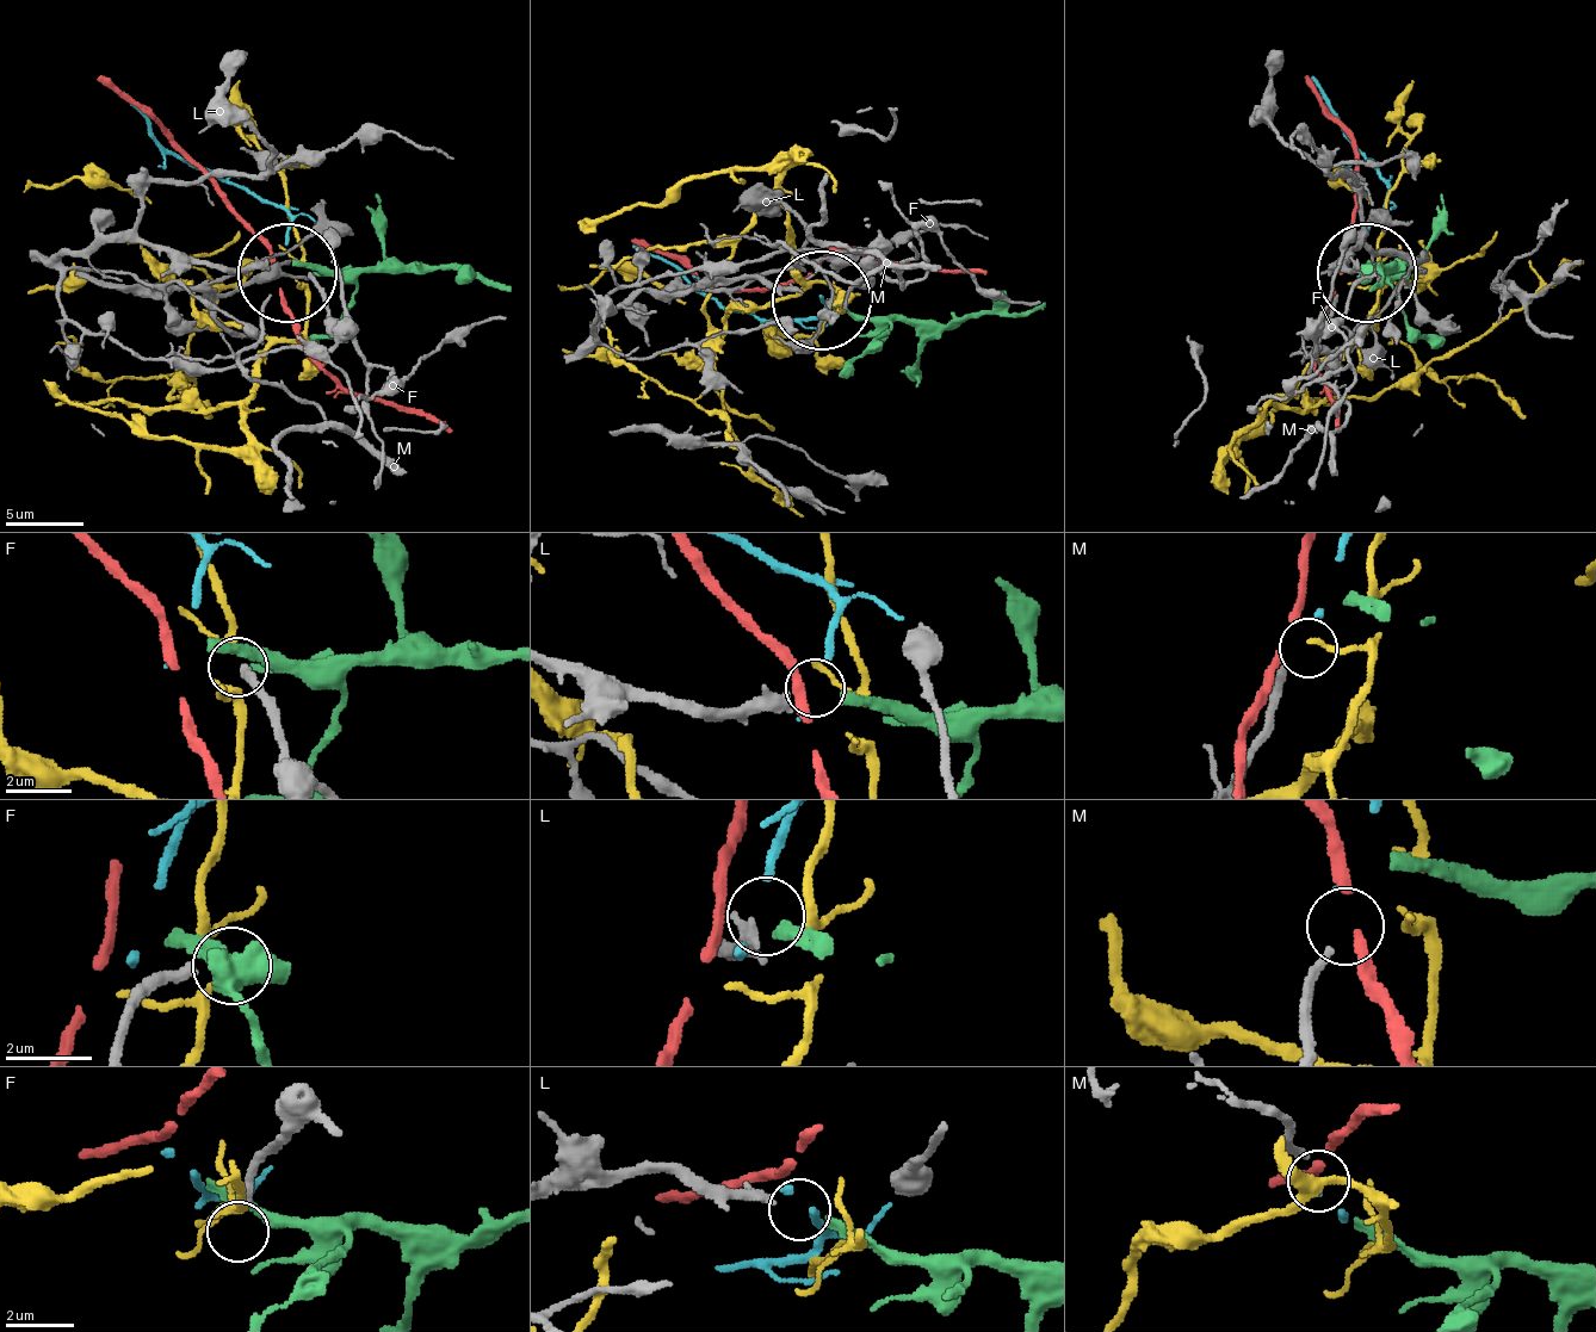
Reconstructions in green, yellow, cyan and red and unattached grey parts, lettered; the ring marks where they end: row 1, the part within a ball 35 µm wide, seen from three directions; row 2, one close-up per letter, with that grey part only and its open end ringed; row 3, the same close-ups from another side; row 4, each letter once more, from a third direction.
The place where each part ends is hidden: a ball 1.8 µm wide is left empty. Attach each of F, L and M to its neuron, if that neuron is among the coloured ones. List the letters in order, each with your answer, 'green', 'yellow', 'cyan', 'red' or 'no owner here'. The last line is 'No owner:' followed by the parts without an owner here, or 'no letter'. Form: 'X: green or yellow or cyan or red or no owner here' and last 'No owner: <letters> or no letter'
F: no owner here
L: green
M: cyan
No owner: F

